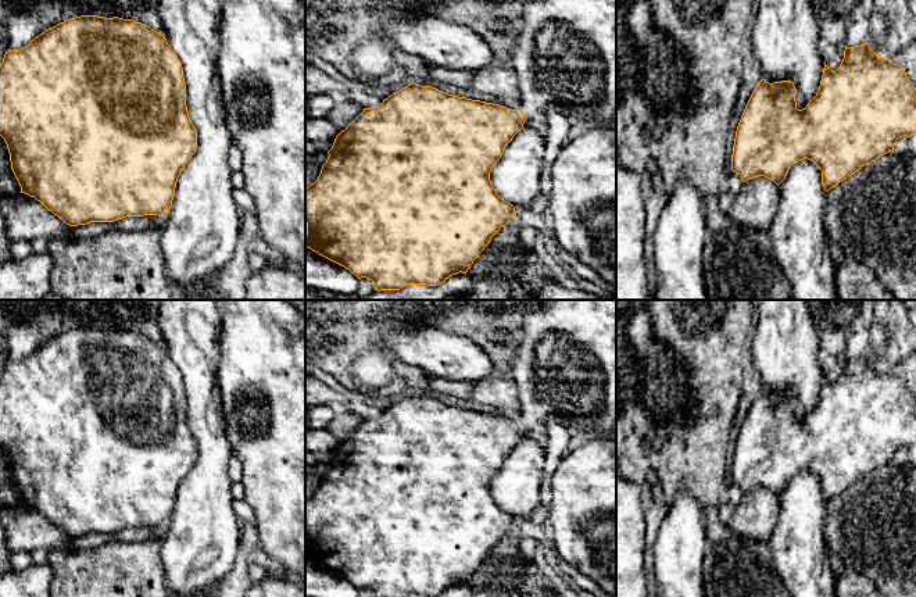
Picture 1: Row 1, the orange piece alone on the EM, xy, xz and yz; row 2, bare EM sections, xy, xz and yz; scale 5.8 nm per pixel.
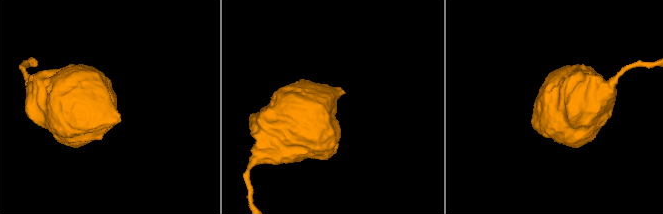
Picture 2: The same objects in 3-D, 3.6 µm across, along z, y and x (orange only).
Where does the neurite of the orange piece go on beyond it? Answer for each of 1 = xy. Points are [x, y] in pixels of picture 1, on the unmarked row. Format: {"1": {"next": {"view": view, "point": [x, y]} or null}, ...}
{"1": {"next": null}}

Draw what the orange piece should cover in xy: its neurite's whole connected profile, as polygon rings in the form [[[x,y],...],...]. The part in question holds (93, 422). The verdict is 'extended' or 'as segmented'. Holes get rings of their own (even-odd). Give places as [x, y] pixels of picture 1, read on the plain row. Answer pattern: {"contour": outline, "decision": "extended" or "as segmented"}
{"contour": [[[99,326],[69,329],[46,340],[24,360],[8,360],[6,362],[0,375],[0,447],[7,455],[11,480],[21,497],[21,504],[35,508],[69,537],[114,533],[126,528],[167,528],[172,516],[178,489],[197,461],[197,442],[186,417],[183,379],[165,347],[133,330]]], "decision": "as segmented"}

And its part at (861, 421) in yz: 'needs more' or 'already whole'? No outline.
already whole

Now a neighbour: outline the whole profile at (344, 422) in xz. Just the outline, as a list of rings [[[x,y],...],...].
[[[339,410],[334,419],[328,425],[328,430],[341,443],[344,442],[364,419],[347,410]]]

